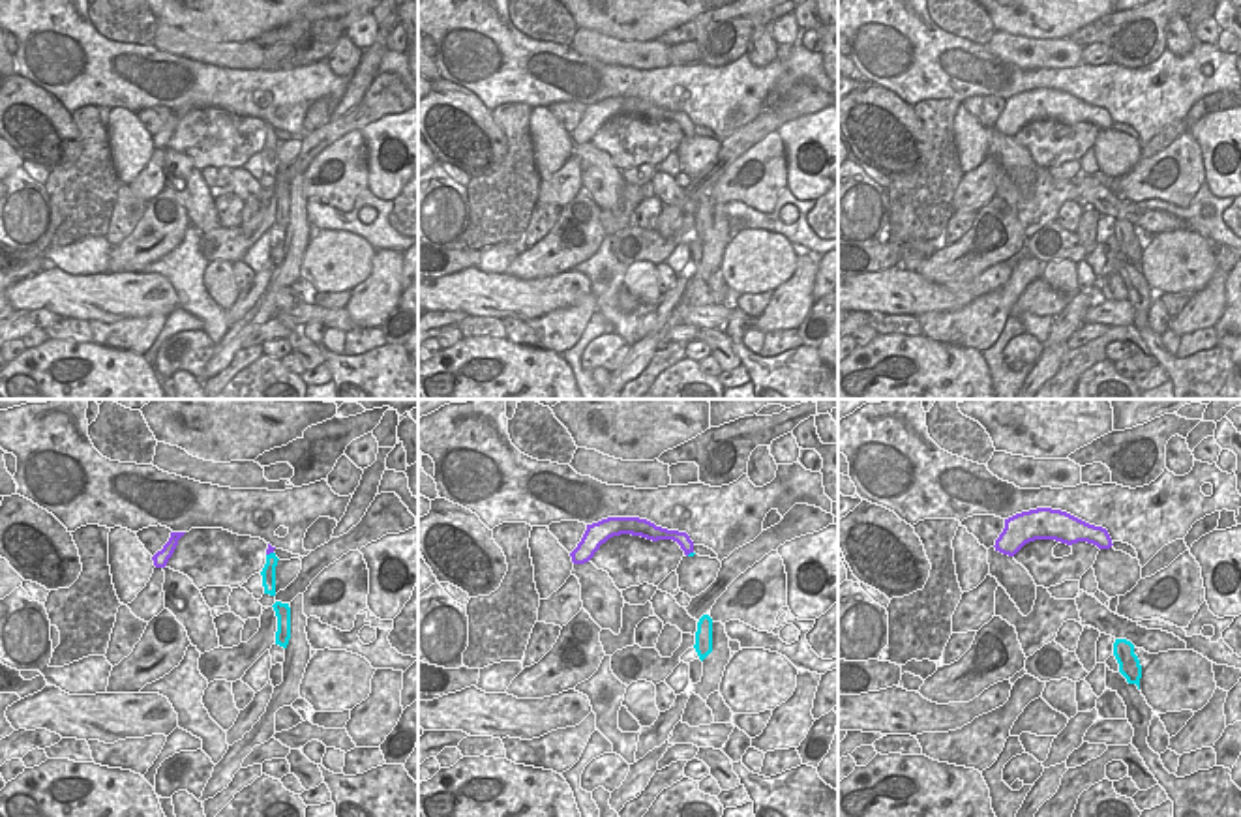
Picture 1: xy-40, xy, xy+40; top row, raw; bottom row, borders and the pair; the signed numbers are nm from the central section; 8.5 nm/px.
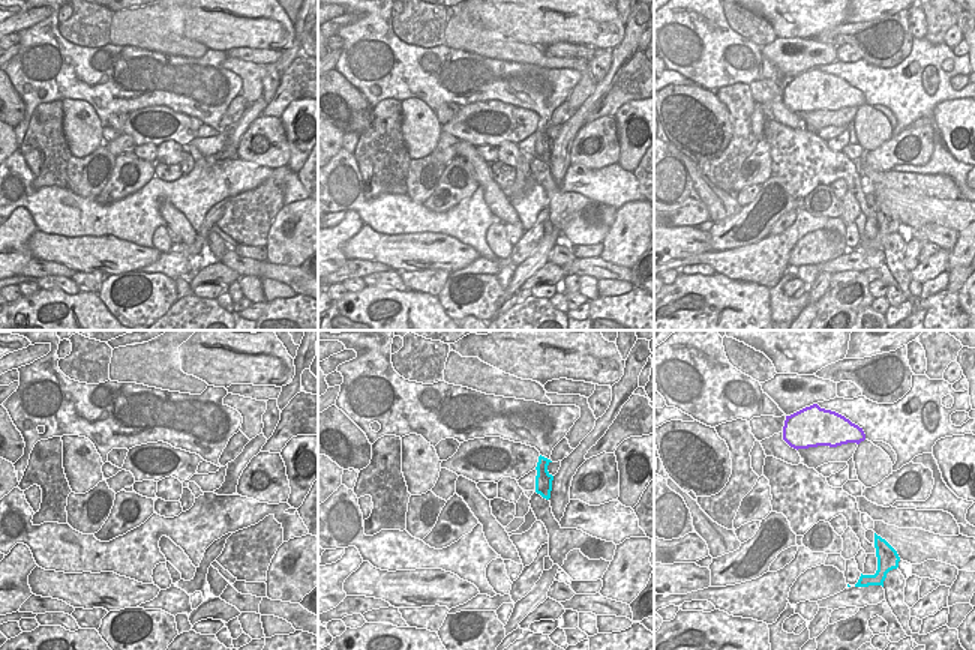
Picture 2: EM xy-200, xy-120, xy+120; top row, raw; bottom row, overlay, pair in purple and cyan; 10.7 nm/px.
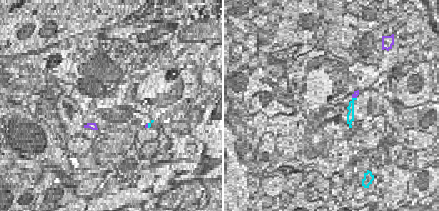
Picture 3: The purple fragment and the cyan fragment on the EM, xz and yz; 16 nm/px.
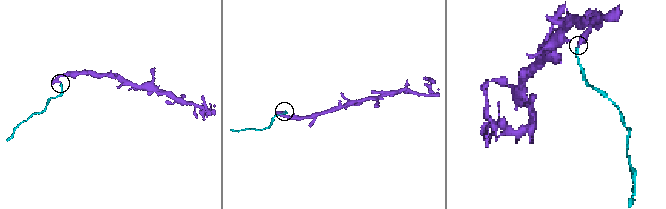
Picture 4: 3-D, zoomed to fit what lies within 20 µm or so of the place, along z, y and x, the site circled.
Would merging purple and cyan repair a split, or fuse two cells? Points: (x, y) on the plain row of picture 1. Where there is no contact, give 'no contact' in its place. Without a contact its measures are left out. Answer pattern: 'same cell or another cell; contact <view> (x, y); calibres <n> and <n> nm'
another cell; contact xy-40 (269, 133); calibres 60 and 130 nm

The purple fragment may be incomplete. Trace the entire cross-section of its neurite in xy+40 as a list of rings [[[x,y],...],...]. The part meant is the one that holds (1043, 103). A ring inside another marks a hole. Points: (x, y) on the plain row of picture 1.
[[[1037,88],[1005,99],[1005,109],[995,120],[995,131],[1014,137],[1025,124],[1055,120],[1067,126],[1087,122],[1099,129],[1110,129],[1112,118],[1106,109],[1089,105],[1067,92]]]

